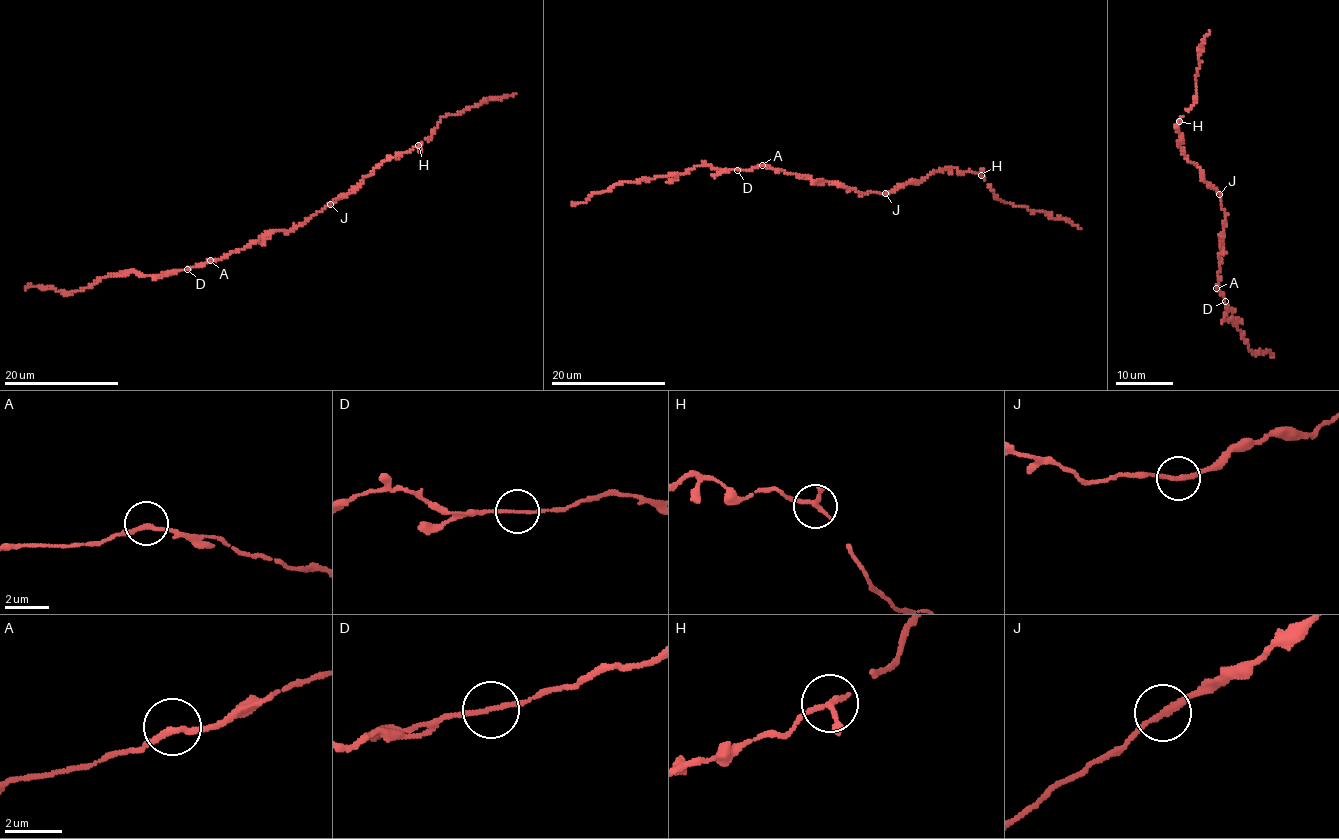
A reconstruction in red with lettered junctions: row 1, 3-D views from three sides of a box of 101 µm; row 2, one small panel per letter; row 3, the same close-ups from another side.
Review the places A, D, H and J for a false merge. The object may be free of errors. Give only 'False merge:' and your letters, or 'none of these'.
False merge: none of these

